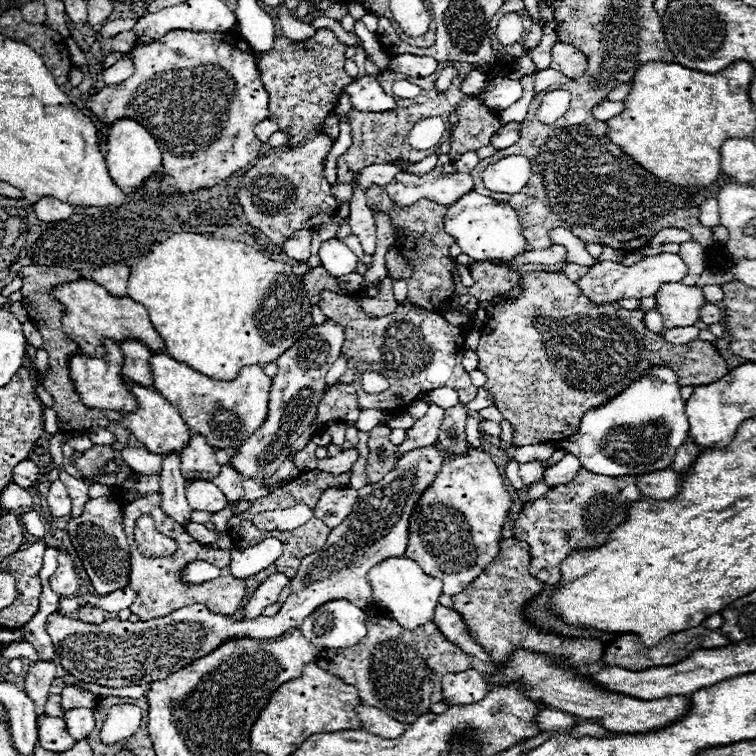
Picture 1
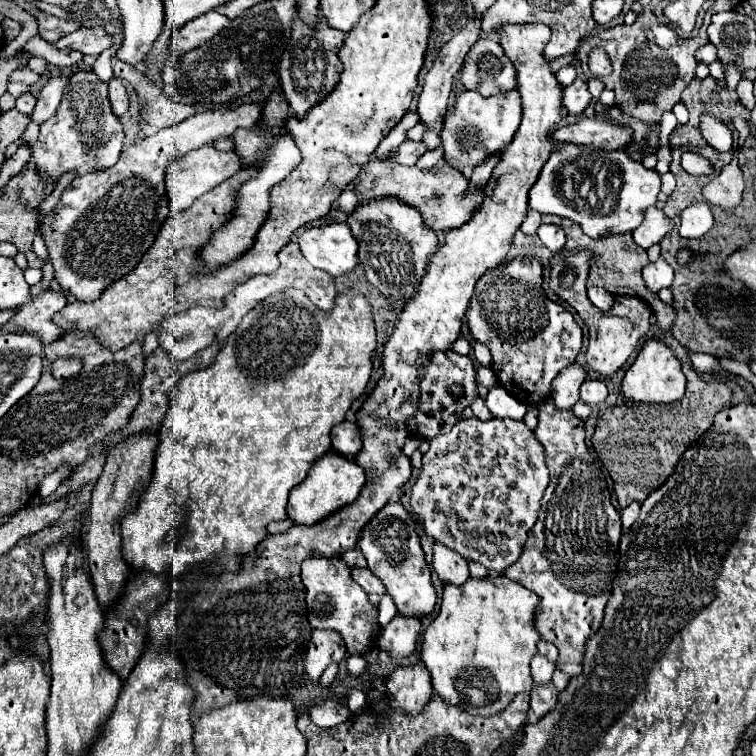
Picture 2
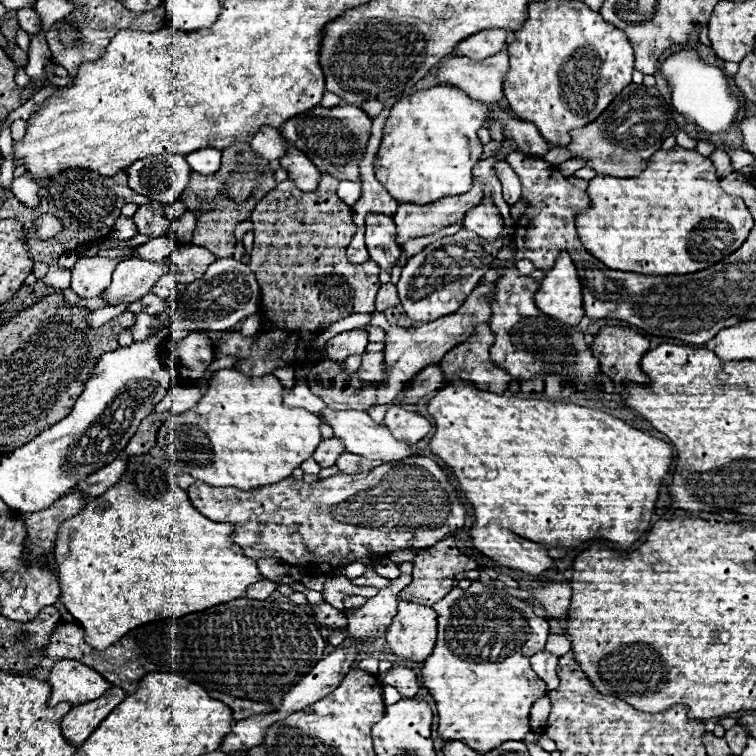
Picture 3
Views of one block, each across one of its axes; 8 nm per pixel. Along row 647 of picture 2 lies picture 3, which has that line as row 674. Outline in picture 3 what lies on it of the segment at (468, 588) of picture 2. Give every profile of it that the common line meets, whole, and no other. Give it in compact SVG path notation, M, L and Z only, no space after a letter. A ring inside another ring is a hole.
M478 580L468 590L452 588L432 608L438 612L438 638L434 652L424 662L422 680L436 702L440 736L444 740L462 740L478 754L508 740L524 740L530 732L530 708L548 692L546 682L530 668L530 656L546 646L548 620L536 616L530 602L514 598L496 584L482 584Z

